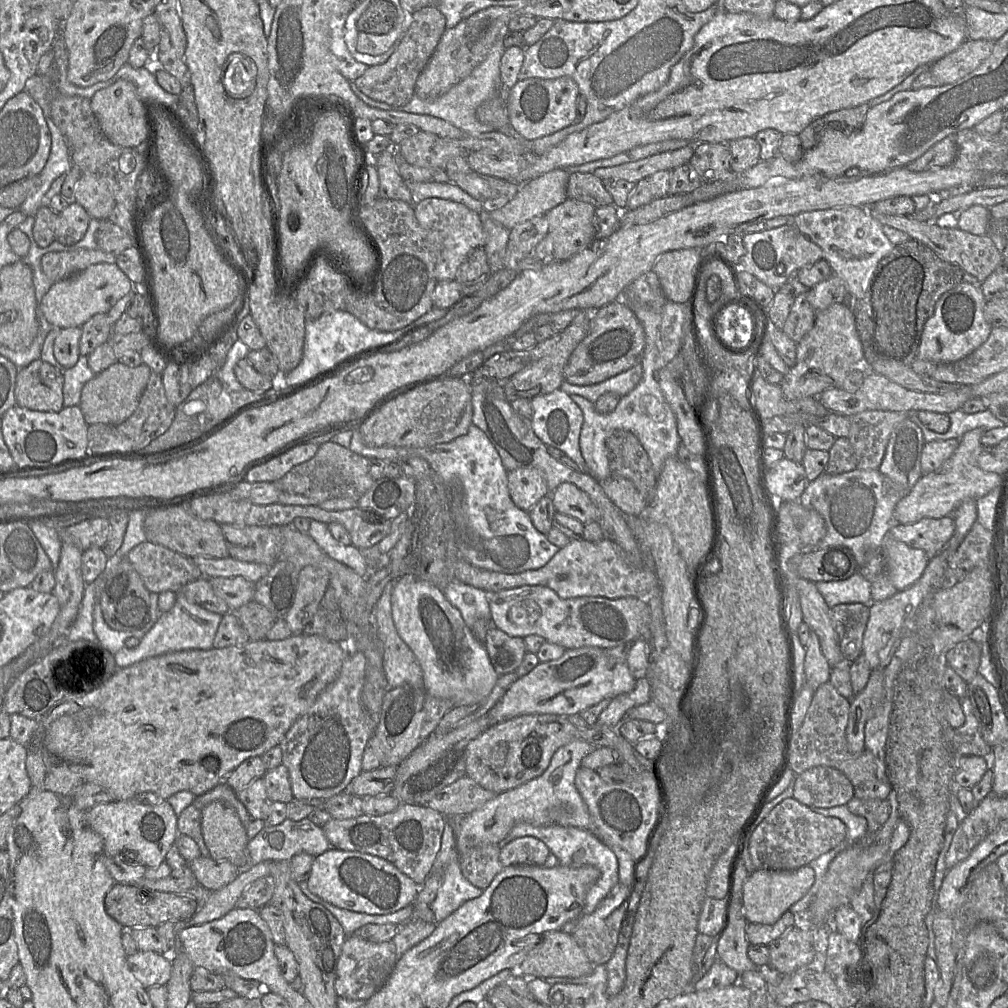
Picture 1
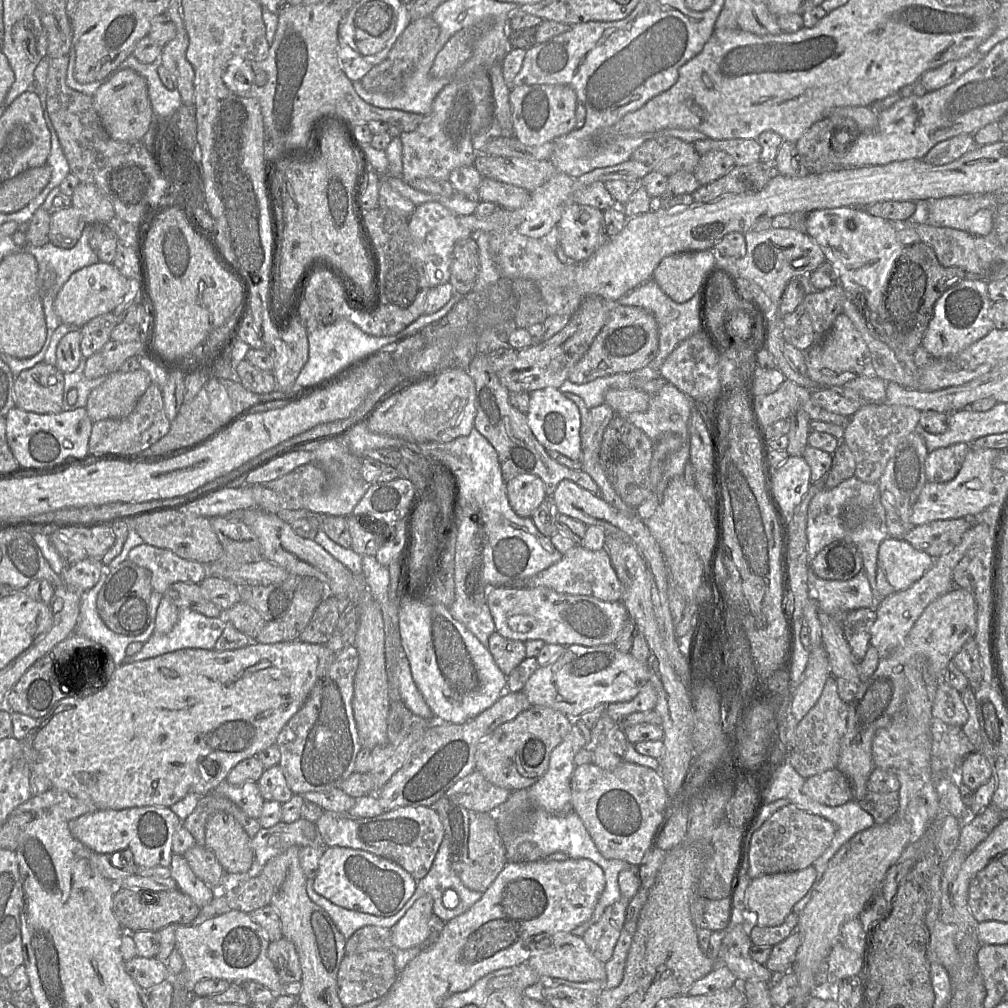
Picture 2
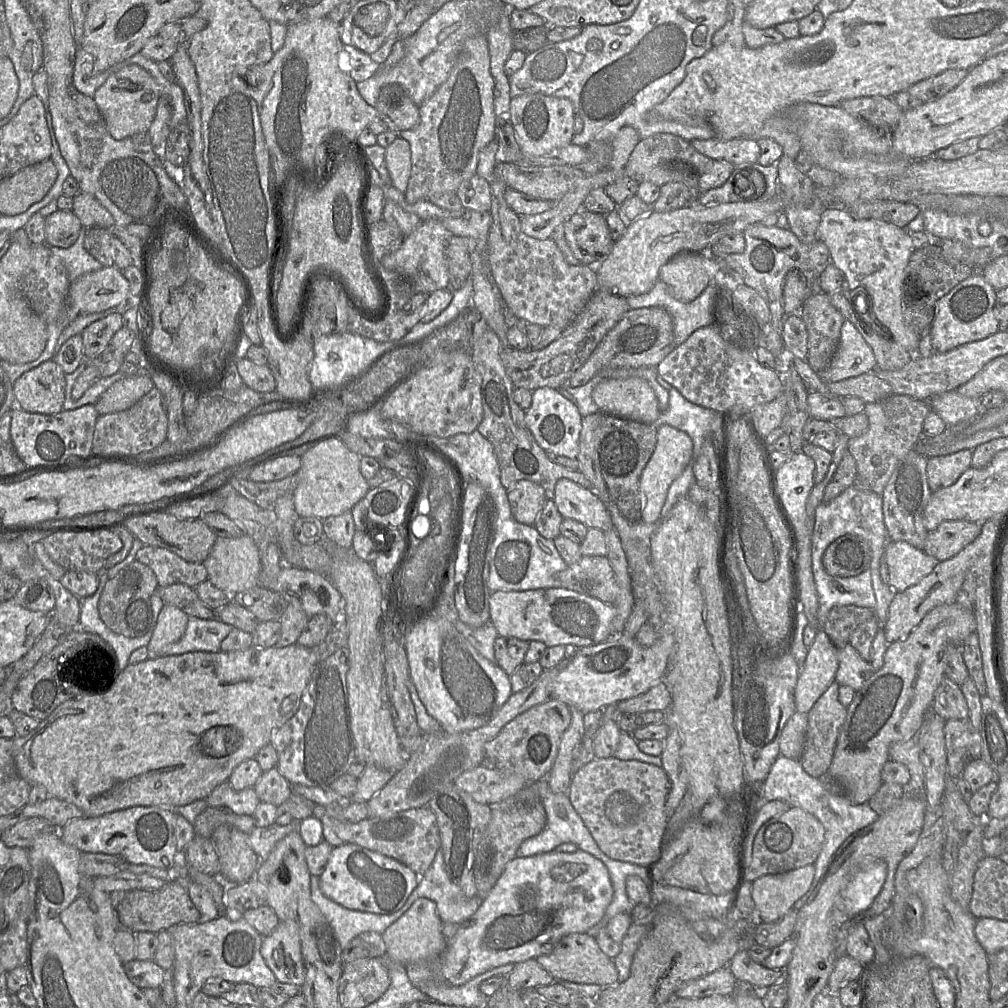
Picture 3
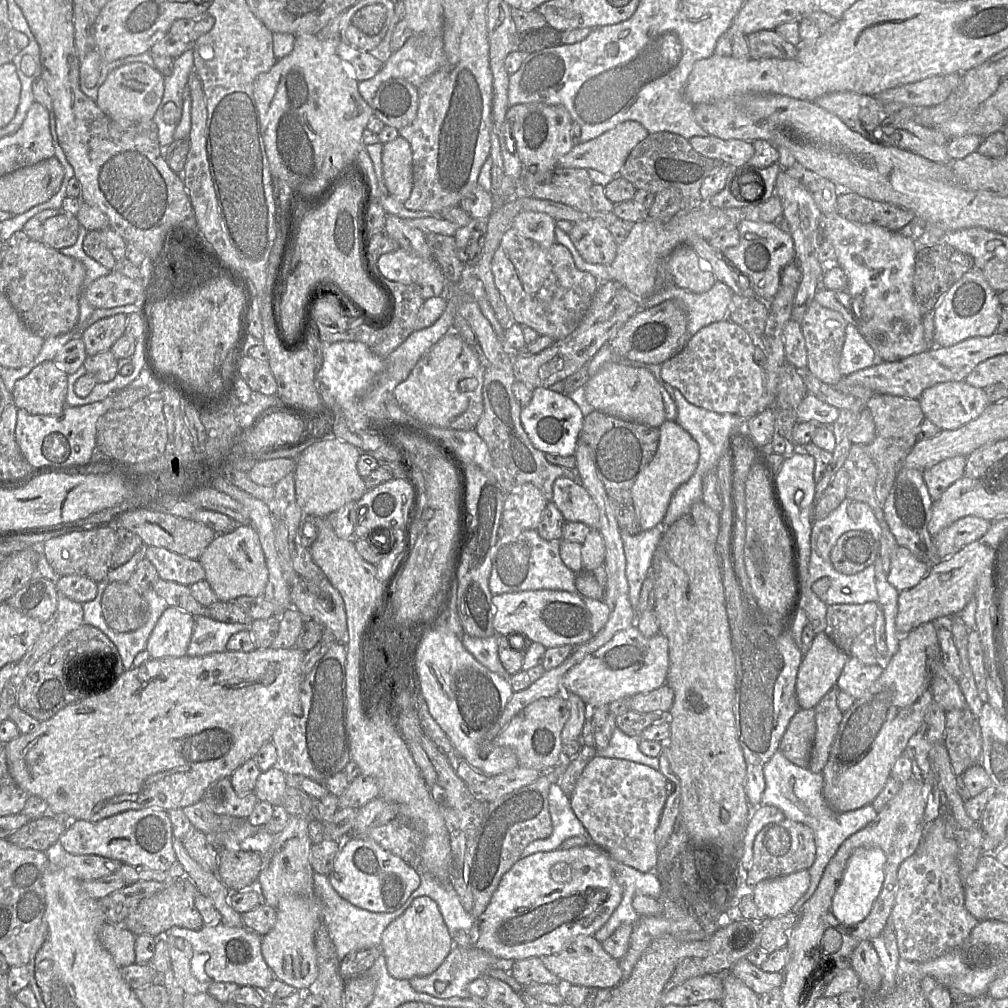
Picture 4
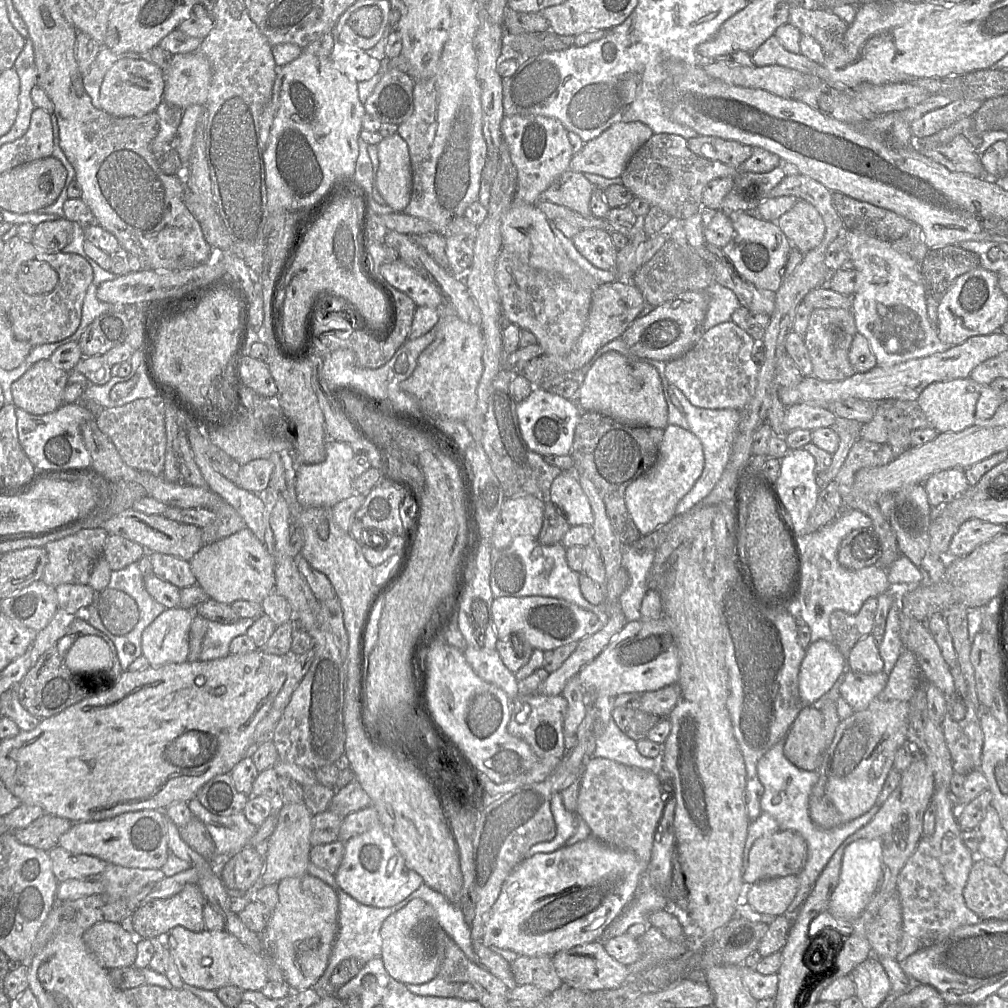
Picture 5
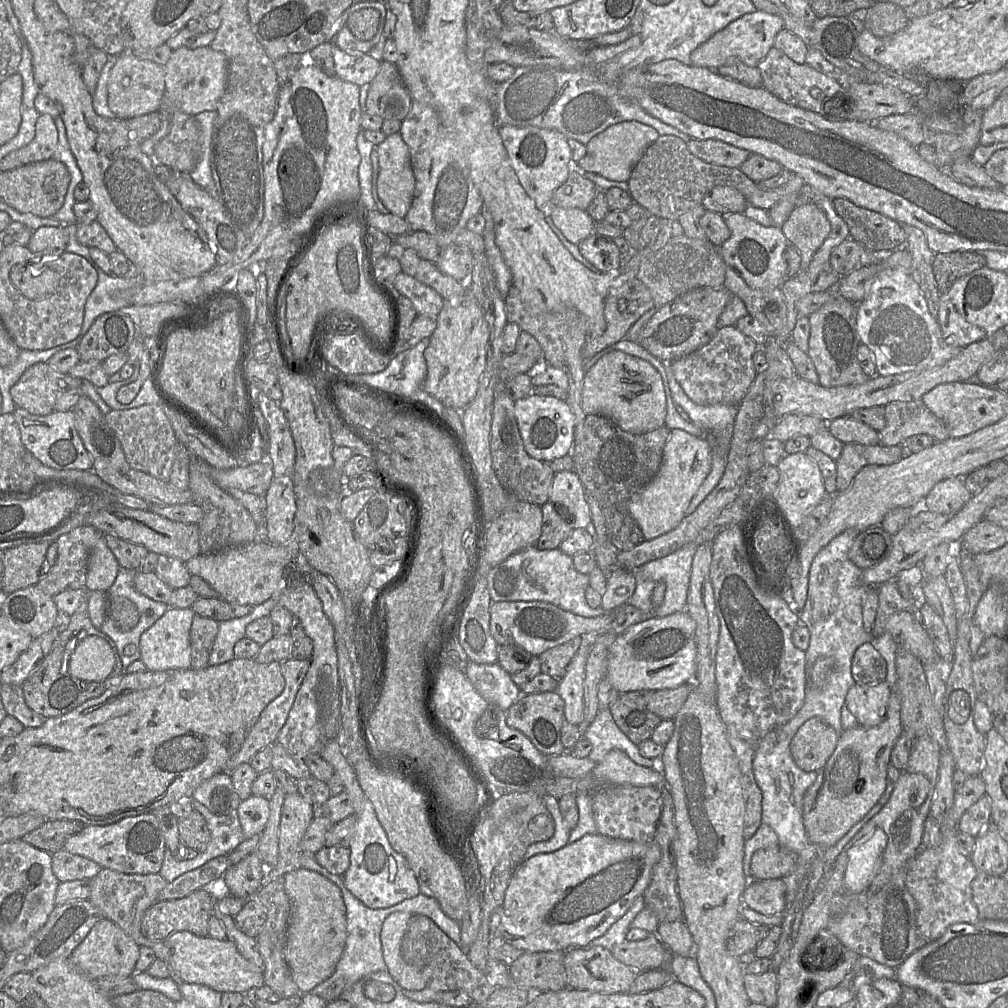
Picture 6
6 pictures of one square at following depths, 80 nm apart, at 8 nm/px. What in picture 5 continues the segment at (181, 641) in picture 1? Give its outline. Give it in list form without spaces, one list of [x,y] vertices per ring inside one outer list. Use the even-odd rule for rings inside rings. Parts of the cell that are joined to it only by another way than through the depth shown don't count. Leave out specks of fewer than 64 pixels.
[[[241,618],[233,624],[209,621],[199,660],[208,661],[230,654],[229,645],[231,641],[237,636],[246,634],[248,628],[258,618]]]

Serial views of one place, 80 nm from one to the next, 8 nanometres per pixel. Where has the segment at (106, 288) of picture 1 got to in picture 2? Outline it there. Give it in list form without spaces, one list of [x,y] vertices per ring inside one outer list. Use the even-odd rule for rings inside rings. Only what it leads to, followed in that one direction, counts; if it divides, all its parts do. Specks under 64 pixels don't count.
[[[98,262],[74,272],[55,296],[53,306],[63,324],[82,327],[91,319],[112,312],[129,290],[129,279],[112,263]]]

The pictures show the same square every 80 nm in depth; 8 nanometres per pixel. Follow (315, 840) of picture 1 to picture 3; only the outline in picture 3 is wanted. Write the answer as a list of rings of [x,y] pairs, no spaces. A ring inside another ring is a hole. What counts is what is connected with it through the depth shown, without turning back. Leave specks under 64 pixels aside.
[[[293,821],[285,826],[271,824],[264,827],[254,827],[248,834],[249,844],[255,851],[260,861],[267,859],[270,852],[278,841],[294,830],[298,830],[298,824],[301,821]]]

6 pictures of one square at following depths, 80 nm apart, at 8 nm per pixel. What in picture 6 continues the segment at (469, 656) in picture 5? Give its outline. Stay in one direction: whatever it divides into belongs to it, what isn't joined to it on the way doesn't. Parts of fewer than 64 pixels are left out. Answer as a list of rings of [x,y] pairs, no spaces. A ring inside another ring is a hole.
[[[469,660],[465,674],[482,697],[505,712],[522,695],[519,686],[498,662],[478,664]]]

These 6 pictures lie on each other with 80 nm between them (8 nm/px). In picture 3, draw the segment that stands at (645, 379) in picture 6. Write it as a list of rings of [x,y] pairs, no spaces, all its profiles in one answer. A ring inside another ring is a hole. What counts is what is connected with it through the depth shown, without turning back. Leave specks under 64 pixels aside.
[[[638,377],[602,381],[593,389],[592,399],[603,414],[645,424],[652,424],[661,413],[650,384]]]

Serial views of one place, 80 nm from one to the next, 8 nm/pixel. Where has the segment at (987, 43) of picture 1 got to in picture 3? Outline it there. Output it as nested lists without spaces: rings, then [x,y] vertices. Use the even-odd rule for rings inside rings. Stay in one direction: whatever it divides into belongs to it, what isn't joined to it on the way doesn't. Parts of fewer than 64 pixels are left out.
[[[950,69],[921,80],[906,91],[923,103],[937,100],[953,90],[967,75],[969,70]]]

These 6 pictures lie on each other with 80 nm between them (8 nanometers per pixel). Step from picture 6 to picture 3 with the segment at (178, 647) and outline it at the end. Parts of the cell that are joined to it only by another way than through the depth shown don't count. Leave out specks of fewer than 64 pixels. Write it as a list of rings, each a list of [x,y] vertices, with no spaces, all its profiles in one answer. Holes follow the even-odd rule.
[[[164,604],[153,630],[152,637],[146,646],[148,658],[157,658],[157,653],[169,644],[179,641],[185,633],[188,615],[178,607]]]

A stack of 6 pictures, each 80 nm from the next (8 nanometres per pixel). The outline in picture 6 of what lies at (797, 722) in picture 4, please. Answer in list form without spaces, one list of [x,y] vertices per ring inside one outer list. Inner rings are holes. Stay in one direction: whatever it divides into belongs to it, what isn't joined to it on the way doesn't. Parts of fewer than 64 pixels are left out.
[[[810,718],[790,743],[793,760],[805,772],[818,771],[833,754],[838,738],[839,734],[823,719]]]

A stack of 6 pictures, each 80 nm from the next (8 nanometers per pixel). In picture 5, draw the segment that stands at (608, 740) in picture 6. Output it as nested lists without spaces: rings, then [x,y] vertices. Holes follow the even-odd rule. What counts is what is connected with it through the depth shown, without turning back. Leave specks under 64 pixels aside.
[[[613,719],[609,721],[605,732],[596,738],[592,757],[606,758],[649,771],[656,767],[655,760],[642,756],[637,750],[637,742],[626,736]]]

